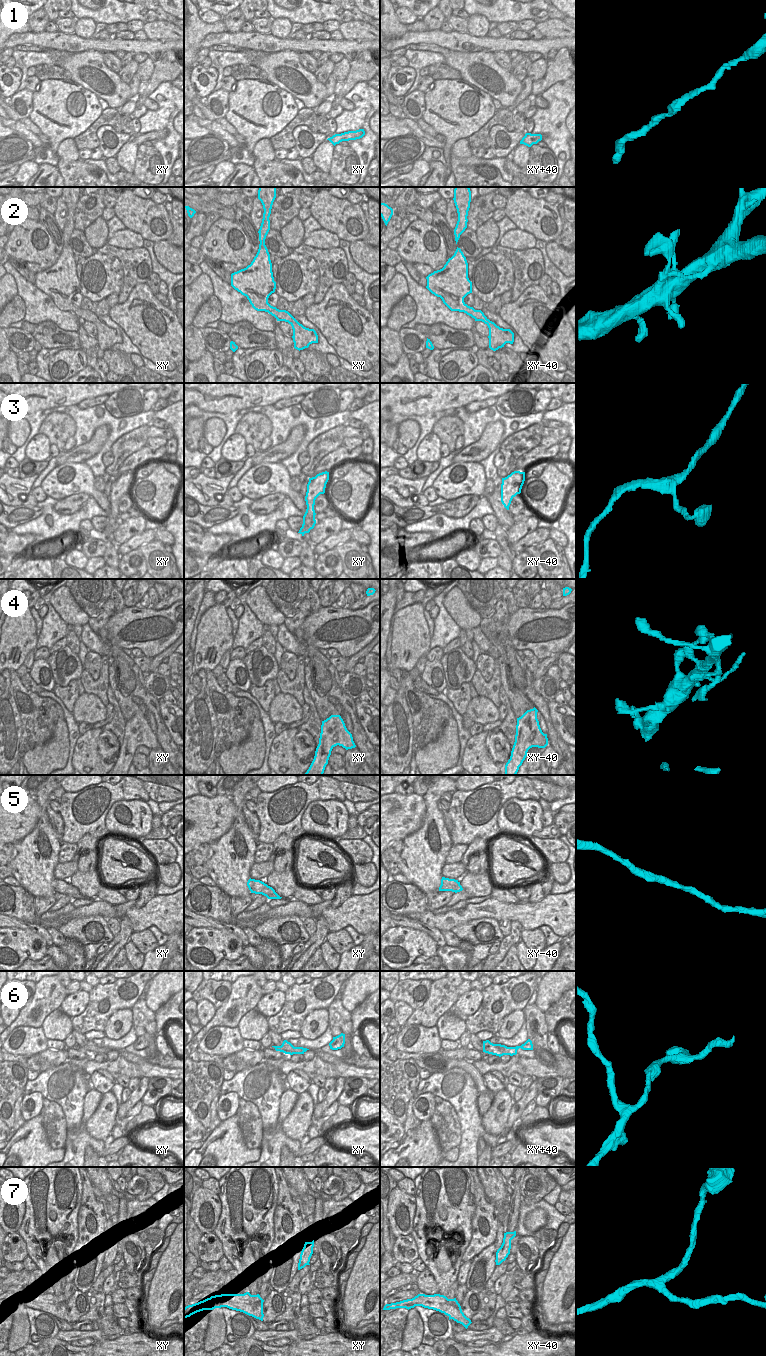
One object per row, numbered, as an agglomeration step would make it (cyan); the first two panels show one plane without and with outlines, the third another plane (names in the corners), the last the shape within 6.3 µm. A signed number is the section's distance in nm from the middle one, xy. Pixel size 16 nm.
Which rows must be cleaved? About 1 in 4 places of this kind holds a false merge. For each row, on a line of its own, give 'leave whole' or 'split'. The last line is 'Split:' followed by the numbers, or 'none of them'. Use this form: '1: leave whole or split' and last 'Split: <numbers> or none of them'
1: leave whole
2: leave whole
3: leave whole
4: leave whole
5: leave whole
6: leave whole
7: leave whole
Split: none of them

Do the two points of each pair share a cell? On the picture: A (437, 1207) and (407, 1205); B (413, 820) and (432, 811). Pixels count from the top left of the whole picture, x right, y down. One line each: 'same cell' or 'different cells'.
A: different cells
B: different cells

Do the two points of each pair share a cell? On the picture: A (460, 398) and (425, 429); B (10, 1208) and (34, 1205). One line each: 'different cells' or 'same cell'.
A: different cells
B: different cells

